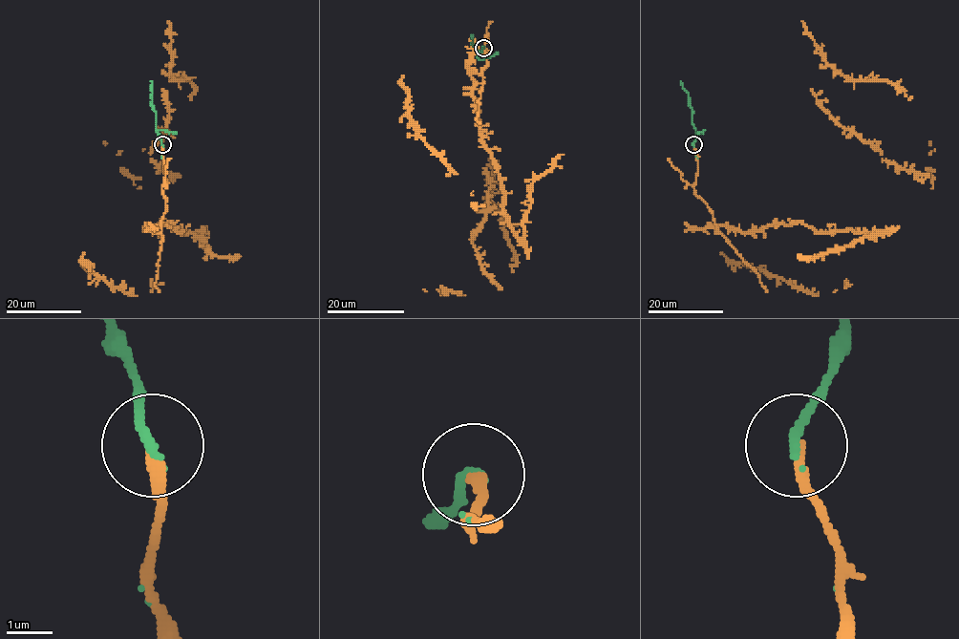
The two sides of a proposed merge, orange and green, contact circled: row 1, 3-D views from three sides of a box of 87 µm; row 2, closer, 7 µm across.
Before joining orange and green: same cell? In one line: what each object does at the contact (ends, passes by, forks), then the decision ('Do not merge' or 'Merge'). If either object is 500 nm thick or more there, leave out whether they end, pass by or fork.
At the ring orange ends. At the ring green ends. Merge

